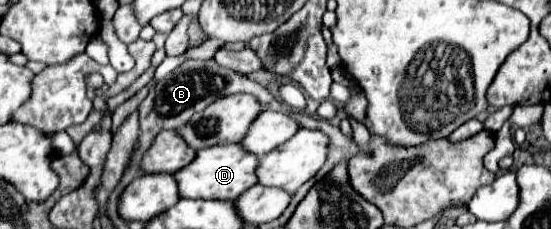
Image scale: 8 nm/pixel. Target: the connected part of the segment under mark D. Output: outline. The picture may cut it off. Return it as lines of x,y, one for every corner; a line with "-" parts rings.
227,145
227,147
207,147
205,151
197,151
195,159
183,167
181,171
173,173
179,197
183,199
219,199
219,201
233,201
237,195
241,195
245,189
257,183
255,167
259,159
253,153
243,151
239,145

